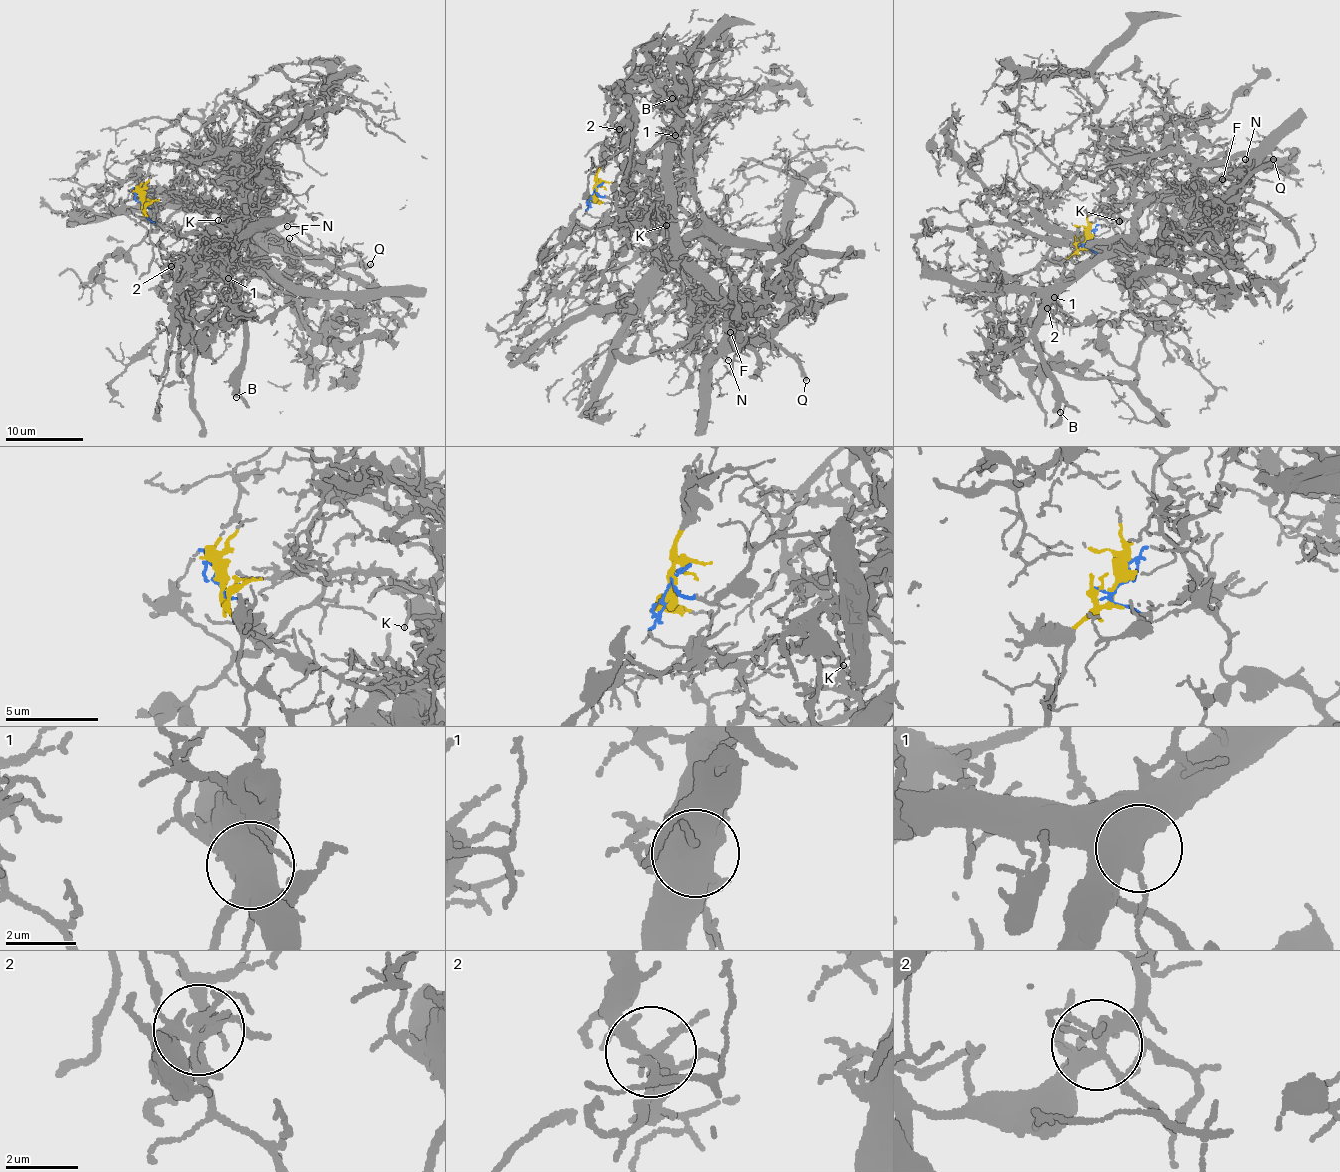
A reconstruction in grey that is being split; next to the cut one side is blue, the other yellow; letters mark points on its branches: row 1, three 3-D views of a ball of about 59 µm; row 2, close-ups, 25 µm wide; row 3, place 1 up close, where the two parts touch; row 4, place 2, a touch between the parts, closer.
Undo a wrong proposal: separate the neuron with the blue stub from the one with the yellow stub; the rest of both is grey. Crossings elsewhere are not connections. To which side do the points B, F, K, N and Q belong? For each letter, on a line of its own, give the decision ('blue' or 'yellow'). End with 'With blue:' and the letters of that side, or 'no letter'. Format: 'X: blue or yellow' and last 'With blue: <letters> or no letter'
B: blue
F: blue
K: yellow
N: blue
Q: blue
With blue: B, F, N, Q

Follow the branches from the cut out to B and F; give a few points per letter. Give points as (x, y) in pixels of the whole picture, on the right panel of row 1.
B: (1085, 242), (1099, 254), (1076, 264), (1084, 263), (1080, 277), (1049, 300), (1036, 333), (1060, 413)
F: (1085, 242), (1085, 248), (1099, 254), (1078, 265), (1196, 237), (1228, 198), (1230, 191), (1222, 178)

